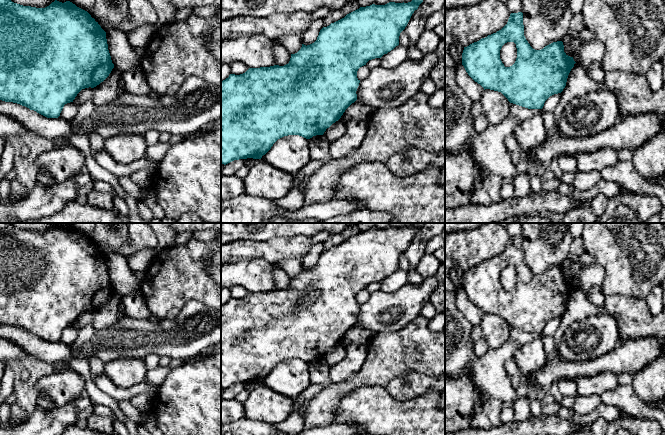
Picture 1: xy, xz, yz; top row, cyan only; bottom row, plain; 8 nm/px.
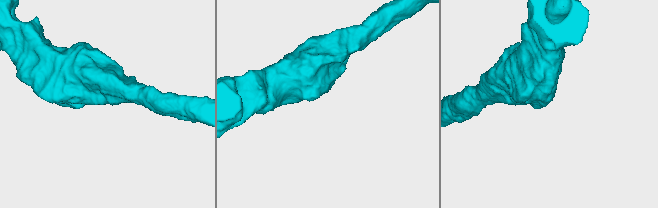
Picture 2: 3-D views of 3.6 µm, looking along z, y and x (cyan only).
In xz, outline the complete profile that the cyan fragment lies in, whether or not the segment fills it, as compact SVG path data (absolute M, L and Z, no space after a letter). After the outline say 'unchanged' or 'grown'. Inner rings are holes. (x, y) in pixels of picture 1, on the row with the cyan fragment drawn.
M412 0L408 3L389 2L385 5L360 7L323 27L314 43L307 46L302 44L297 53L291 54L288 64L249 68L243 74L230 74L221 81L221 163L226 165L239 159L261 159L284 136L299 135L310 139L323 135L357 100L356 91L360 83L357 78L358 69L369 60L381 58L399 45L400 33L422 2L423 0Z; unchanged

